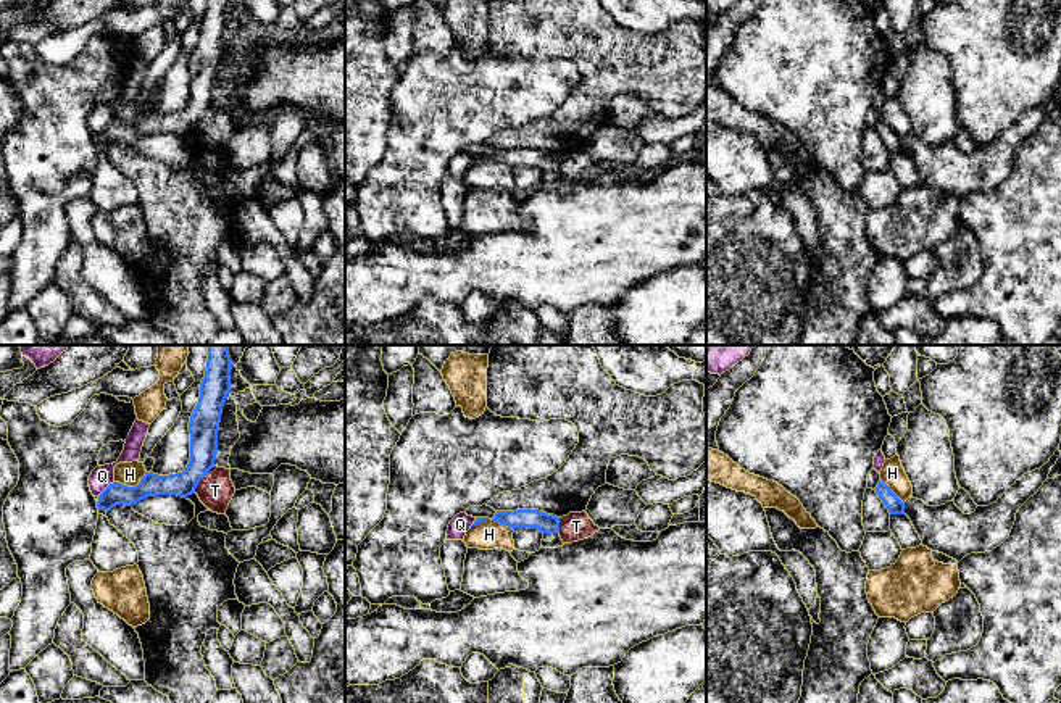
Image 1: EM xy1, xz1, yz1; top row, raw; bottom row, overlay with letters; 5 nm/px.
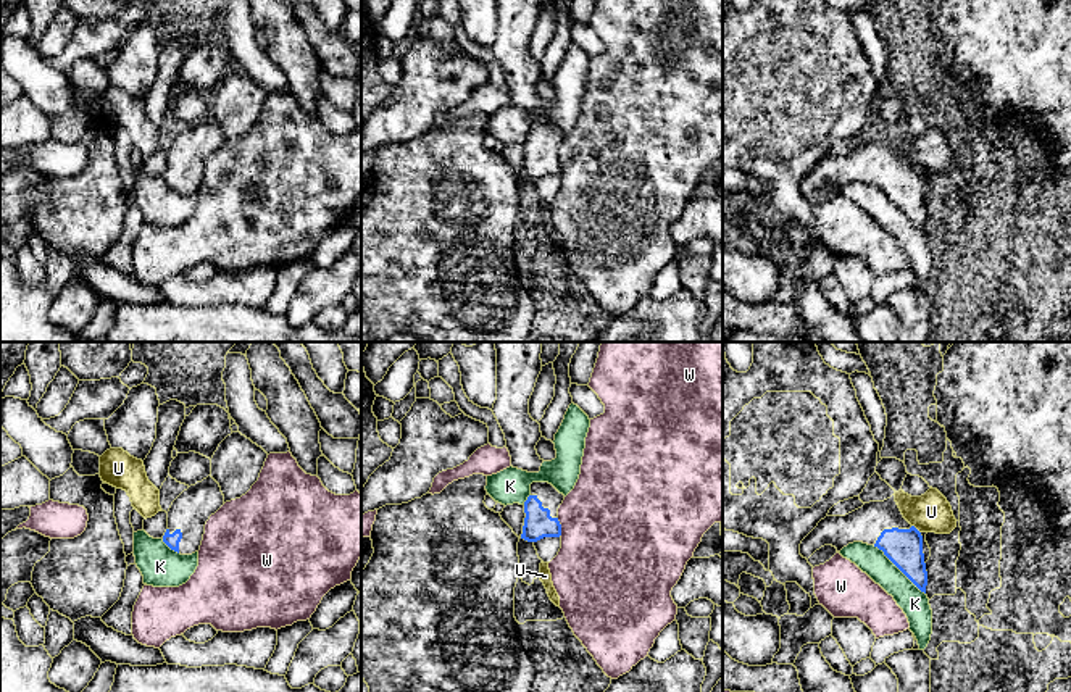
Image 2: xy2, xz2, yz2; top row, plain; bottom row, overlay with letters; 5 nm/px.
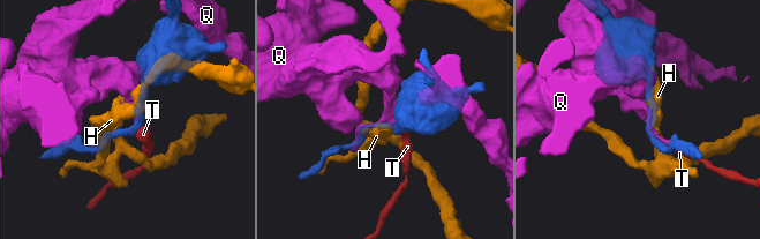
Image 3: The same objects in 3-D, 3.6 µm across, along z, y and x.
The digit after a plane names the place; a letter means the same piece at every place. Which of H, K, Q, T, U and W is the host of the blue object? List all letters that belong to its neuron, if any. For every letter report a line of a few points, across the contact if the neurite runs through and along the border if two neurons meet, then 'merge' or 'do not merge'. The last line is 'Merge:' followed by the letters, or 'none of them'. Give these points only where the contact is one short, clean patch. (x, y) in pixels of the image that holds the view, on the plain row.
H: xy1 (145, 110), (134, 124), (115, 121) | do not merge
K: yz2 (873, 184), (925, 233) | do not merge
Q: do not merge
T: xy1 (215, 105), (194, 129) | do not merge
U: yz2 (912, 163), (920, 171) | do not merge
W: do not merge
Merge: none of them

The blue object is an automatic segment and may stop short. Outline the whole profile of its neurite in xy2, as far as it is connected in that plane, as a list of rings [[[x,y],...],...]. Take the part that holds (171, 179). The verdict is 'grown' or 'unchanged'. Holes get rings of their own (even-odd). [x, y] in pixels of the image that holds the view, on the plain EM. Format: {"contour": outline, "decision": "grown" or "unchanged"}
{"contour": [[[208,115],[190,124],[171,144],[163,181],[181,194],[200,189],[205,163],[224,144],[219,123]]], "decision": "grown"}

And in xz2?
{"contour": [[[532,121],[531,134],[524,140],[524,165],[521,177],[537,181],[544,176],[560,176],[558,147],[565,134],[548,121]]], "decision": "grown"}

